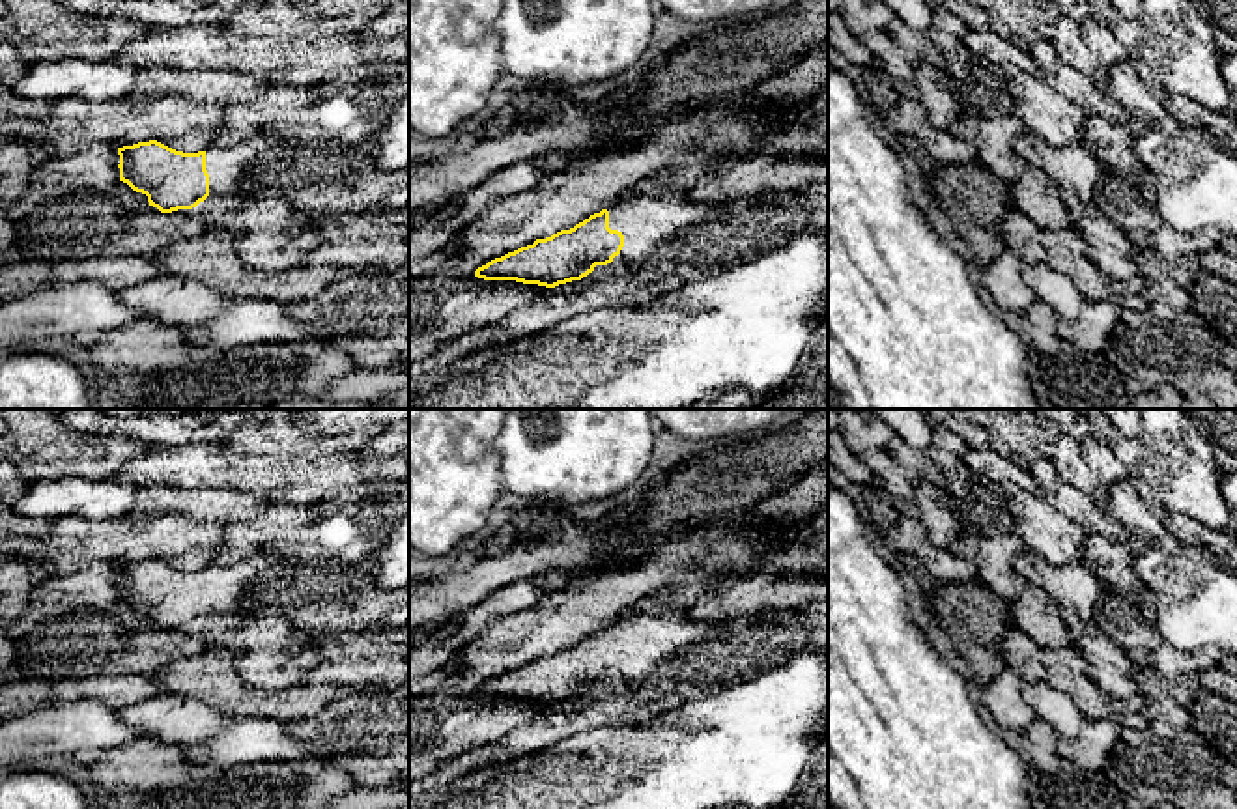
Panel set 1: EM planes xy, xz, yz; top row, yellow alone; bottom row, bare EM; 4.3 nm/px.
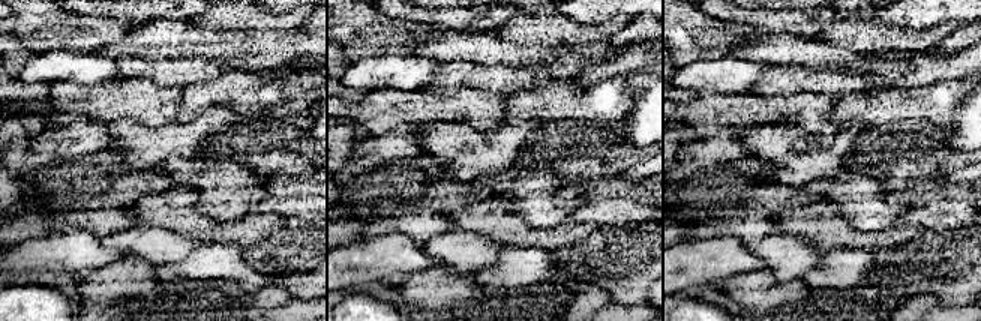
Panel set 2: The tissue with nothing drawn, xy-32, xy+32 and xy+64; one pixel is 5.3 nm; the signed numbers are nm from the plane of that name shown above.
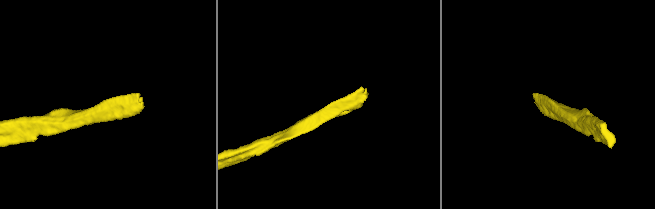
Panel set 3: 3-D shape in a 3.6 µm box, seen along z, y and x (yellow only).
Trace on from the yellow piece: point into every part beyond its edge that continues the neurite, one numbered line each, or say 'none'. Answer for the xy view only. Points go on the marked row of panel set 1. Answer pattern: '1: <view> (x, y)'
1: xy (225, 165)

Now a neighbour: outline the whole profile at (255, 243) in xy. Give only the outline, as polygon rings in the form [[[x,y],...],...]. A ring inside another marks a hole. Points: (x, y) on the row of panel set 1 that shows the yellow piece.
[[[207,196],[194,215],[207,230],[234,234],[243,263],[269,273],[301,265],[325,241],[318,219],[280,196]]]

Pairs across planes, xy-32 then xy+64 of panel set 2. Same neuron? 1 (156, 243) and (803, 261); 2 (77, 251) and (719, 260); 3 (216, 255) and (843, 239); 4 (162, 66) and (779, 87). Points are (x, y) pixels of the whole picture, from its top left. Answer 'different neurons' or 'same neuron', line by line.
1: same neuron
2: same neuron
3: different neurons
4: same neuron

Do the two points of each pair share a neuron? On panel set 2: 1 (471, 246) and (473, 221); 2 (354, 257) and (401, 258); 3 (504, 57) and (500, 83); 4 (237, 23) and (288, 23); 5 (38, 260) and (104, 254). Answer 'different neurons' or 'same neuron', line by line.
1: different neurons
2: same neuron
3: different neurons
4: same neuron
5: same neuron

